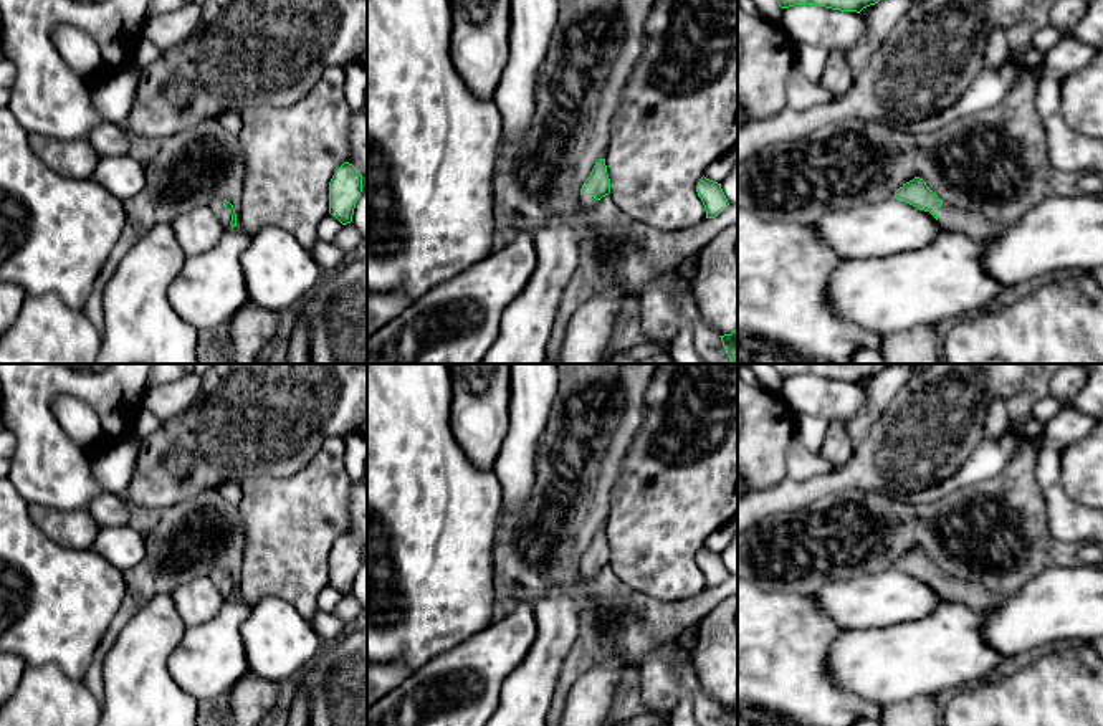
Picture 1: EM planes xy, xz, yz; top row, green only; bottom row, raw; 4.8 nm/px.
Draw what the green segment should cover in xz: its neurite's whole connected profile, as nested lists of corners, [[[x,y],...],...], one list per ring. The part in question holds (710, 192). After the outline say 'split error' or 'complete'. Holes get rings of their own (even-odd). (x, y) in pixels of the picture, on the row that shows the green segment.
[[[704,175],[700,179],[696,185],[698,197],[701,198],[704,210],[706,210],[706,218],[714,218],[724,208],[729,205],[721,184],[713,182],[706,179]]]; complete

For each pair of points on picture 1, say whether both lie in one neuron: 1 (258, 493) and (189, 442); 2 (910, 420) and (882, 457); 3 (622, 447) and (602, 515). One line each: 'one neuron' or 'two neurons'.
1: two neurons
2: one neuron
3: one neuron

